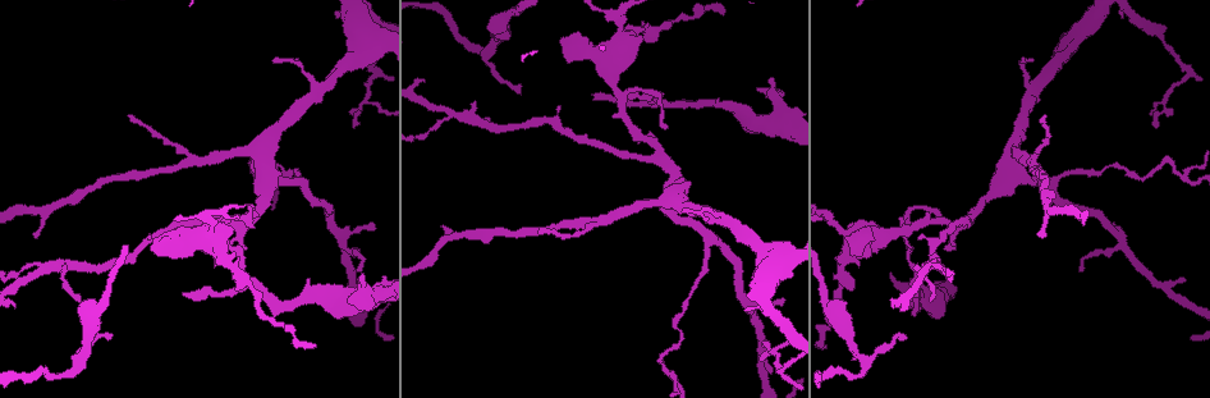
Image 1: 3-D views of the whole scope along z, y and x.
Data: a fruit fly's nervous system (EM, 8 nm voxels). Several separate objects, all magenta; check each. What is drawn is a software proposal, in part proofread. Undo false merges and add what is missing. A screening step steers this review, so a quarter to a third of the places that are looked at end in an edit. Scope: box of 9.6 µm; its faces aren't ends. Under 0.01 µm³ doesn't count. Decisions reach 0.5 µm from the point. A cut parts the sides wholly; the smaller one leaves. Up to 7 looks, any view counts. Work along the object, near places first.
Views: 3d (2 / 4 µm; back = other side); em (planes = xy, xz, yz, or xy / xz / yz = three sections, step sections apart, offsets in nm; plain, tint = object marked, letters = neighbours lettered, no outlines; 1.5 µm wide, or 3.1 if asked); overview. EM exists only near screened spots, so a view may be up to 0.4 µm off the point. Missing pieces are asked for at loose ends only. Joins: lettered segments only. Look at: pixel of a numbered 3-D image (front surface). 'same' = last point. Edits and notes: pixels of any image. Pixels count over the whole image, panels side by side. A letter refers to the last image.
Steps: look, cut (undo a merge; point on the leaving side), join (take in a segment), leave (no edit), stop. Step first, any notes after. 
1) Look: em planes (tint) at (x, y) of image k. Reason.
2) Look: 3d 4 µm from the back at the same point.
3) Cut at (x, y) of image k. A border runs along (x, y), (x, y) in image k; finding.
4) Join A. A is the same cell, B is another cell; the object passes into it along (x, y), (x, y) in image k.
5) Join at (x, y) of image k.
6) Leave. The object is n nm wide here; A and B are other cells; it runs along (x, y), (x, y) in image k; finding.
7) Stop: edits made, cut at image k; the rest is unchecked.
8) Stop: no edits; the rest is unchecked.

Look: 3d 2 µm at (620, 96) of image 1. Narrows sharply.

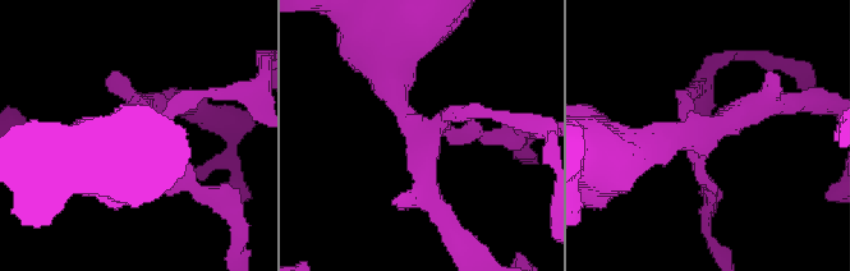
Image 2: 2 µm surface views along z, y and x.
Look: em planes (tint) at (419, 135) of image 2. 4 arms meet here; need the tissue.

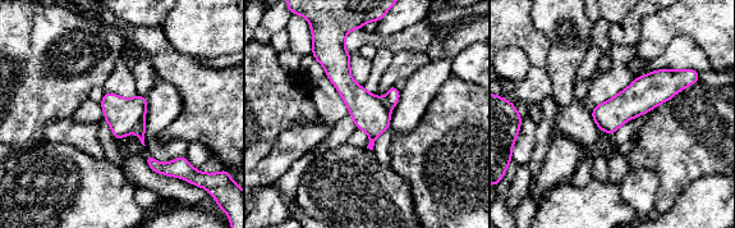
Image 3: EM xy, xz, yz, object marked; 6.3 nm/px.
Look: em planes (letters) at the same point. What lies round it.

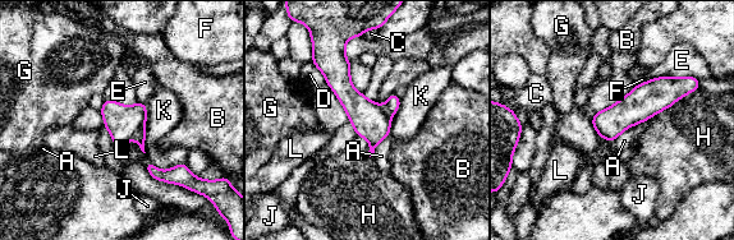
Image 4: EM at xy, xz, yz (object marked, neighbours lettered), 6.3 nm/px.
Cut at (141, 137) of image 4. The object is 190 nm wide here; A, B, C, D, E, F, G, H, J, K and L are other cells; a second neuron is stuck on.

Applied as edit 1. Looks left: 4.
Look: 3d 4 µm at (1022, 61) of image 1. Free end.

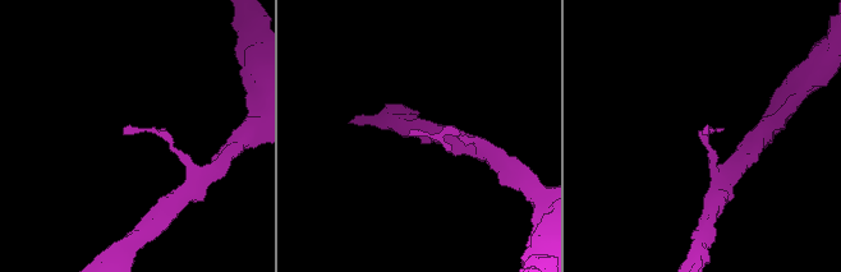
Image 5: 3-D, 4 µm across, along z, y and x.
Look: em yz step 8 (letters) at (705, 130) of image 5. Now the EM.

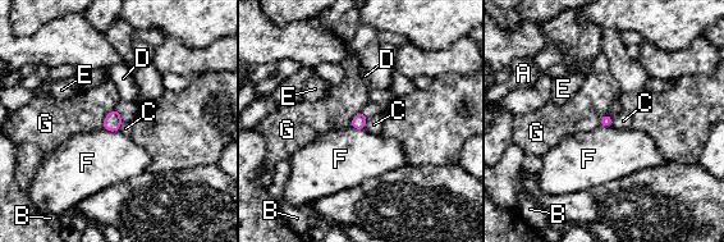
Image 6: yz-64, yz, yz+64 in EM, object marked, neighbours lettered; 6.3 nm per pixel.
Look: em planes (letters) at the same point. Another direction.

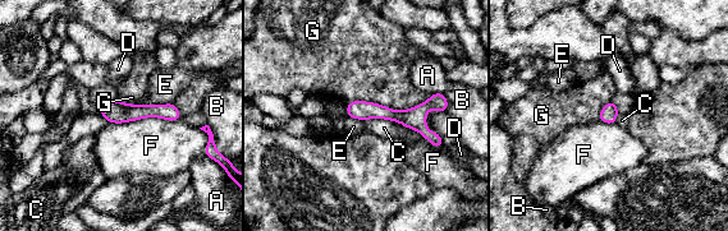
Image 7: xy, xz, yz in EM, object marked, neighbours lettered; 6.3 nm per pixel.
Leave. A, B, C, D, E, F and G are other cells; a border runs along (431, 95), (403, 110), (347, 104) in image 7; none of them fits.

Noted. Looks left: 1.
Stop: edits made, cut at image 4; the rest is unchecked.

